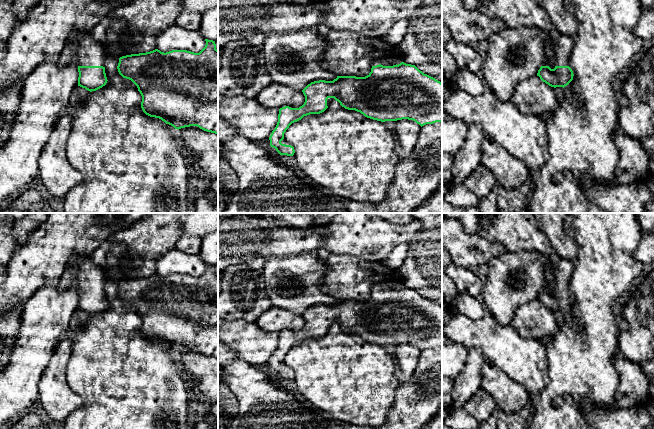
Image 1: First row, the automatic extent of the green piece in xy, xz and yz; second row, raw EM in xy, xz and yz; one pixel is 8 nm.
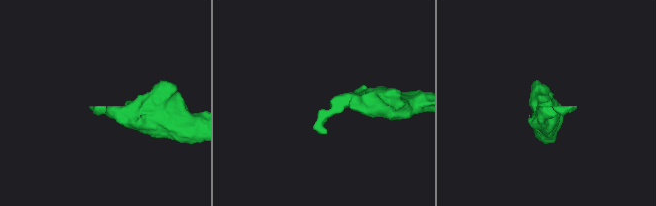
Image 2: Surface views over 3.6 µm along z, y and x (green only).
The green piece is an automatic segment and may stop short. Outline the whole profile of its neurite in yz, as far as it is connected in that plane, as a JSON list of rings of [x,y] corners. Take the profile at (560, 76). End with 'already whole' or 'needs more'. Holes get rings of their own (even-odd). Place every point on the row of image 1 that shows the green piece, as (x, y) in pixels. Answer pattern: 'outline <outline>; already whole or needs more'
outline [[[558,33],[552,44],[543,48],[544,59],[537,76],[551,87],[565,87],[573,80],[569,58],[573,51],[574,38]]]; needs more

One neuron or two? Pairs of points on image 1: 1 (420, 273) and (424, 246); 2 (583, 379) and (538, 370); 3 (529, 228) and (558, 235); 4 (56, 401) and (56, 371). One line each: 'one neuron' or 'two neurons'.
1: one neuron
2: two neurons
3: two neurons
4: one neuron

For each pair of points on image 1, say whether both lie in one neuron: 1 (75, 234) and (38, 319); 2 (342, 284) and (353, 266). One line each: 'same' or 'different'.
1: different
2: same

